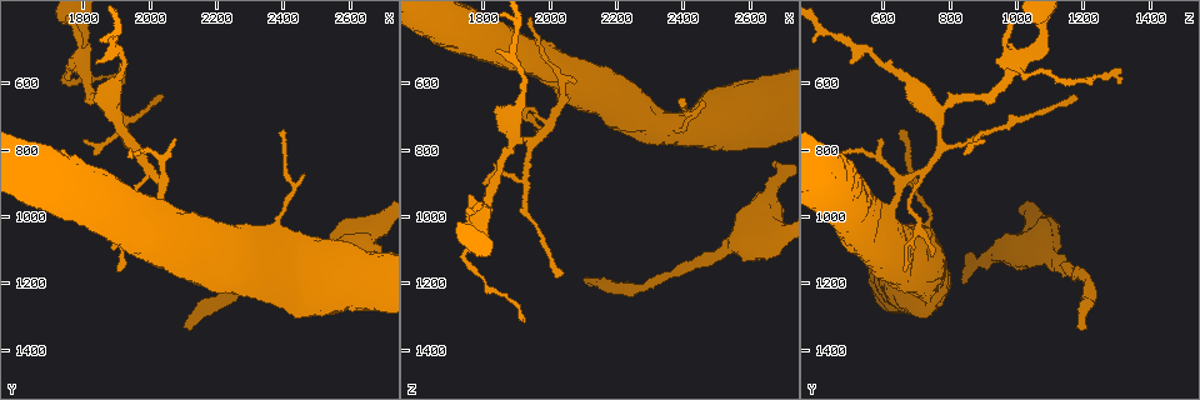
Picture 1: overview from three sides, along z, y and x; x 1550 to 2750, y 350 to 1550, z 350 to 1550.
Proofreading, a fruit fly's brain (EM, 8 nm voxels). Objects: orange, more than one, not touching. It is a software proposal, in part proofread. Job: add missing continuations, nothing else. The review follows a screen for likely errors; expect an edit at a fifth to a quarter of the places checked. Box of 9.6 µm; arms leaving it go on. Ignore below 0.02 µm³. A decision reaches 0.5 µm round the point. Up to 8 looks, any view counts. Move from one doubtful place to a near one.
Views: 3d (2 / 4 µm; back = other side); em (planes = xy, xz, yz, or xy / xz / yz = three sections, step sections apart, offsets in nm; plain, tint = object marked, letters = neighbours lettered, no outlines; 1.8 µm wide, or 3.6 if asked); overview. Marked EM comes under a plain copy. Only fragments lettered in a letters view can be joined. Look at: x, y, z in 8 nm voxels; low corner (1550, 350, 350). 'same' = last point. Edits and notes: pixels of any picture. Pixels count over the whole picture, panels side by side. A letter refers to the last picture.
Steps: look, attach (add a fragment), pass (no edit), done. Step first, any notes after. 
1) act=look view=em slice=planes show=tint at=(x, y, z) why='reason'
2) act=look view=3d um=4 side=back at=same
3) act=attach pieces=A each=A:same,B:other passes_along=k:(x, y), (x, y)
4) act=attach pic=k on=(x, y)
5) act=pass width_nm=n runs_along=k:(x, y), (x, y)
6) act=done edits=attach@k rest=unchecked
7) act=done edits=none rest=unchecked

act=look view=3d um=4 side=back at=(1830, 530, 500) why='tapers out'

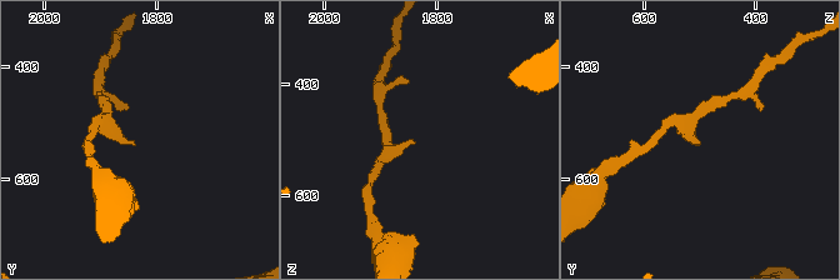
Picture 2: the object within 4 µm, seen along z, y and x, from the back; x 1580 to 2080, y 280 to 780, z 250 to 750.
act=look view=em slice=xy step=16 show=letters at=(1840, 535, 500) why='shape alone is not enough'

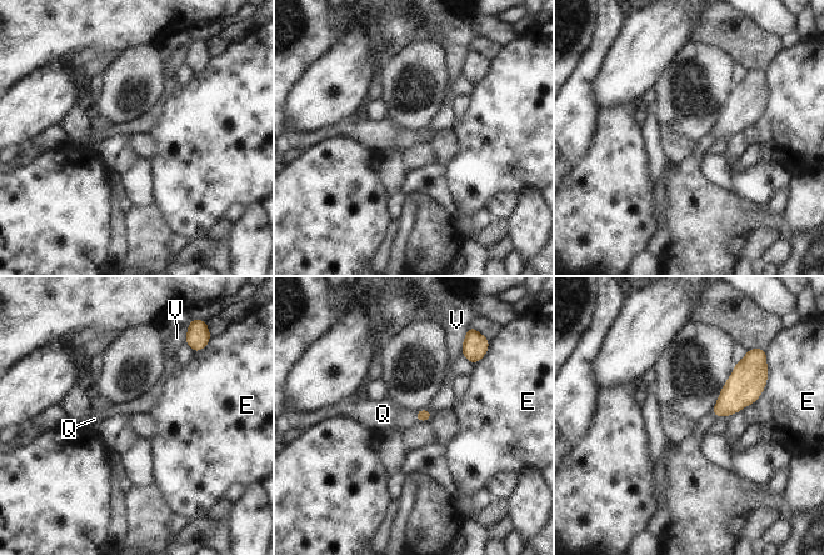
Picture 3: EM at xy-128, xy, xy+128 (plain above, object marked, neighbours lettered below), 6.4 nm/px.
act=attach pieces=Q each=E:other,Q:same,V:other passes_along=3:(422, 415), (417, 415), (383, 414) found='the neuron continues'

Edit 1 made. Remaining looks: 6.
act=look view=overview

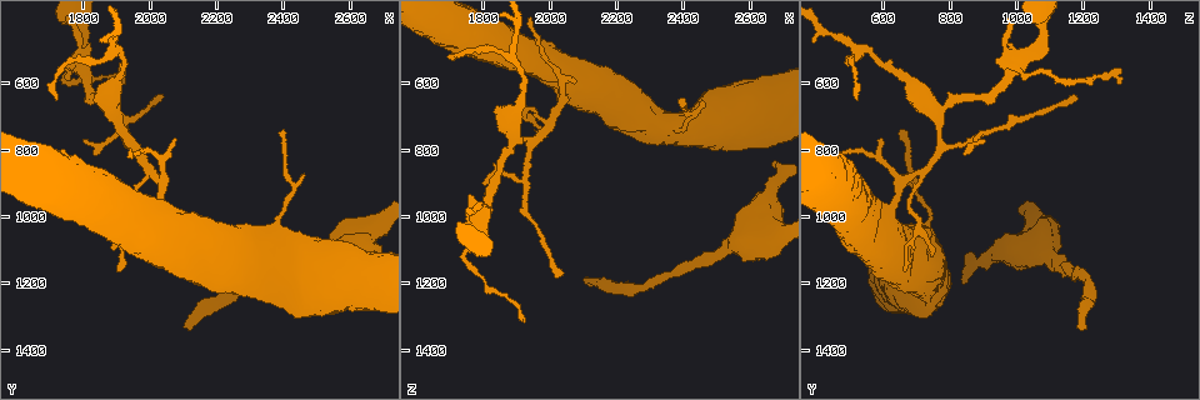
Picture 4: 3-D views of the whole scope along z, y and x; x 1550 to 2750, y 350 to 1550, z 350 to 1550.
act=look view=em slice=xy step=4 show=letters at=(2390, 750, 650) why='free end'

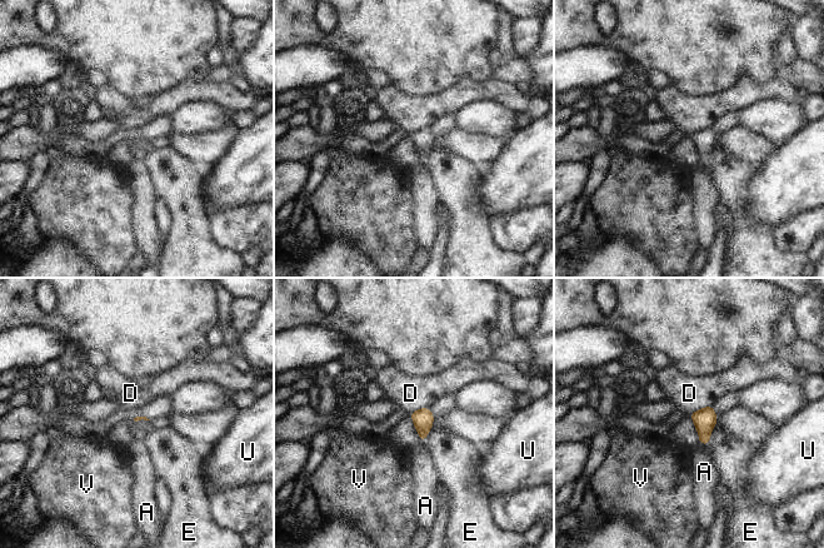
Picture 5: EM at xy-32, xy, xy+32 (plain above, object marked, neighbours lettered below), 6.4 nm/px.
act=look view=em slice=xz step=8 show=letters at=same

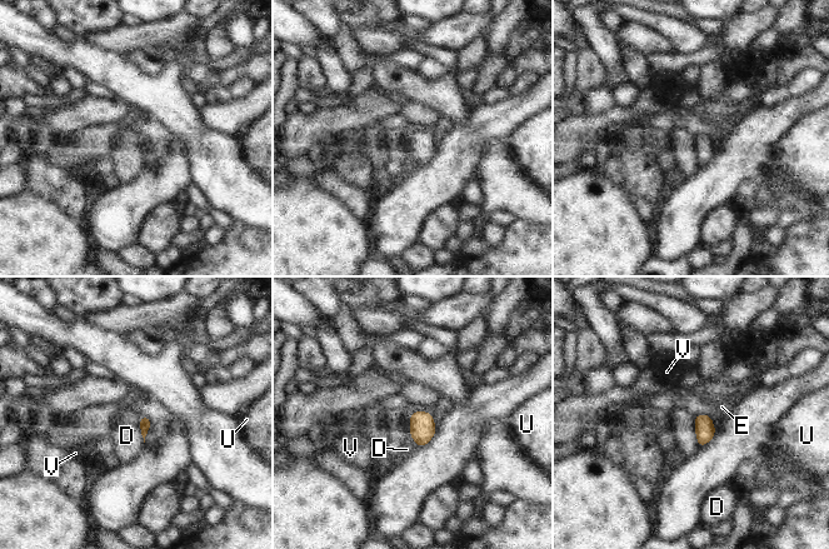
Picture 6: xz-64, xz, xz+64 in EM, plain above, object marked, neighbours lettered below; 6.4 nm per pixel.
act=pass width_nm=80 each=D:other,E:other,U:other,V:other border=6:(140, 415), (139, 429), (144, 443) found='no lettered fragment goes on from it'

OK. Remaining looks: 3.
act=look view=em slice=yz step=4 show=tint at=(2100, 1330, 1190) why='branch stops here'

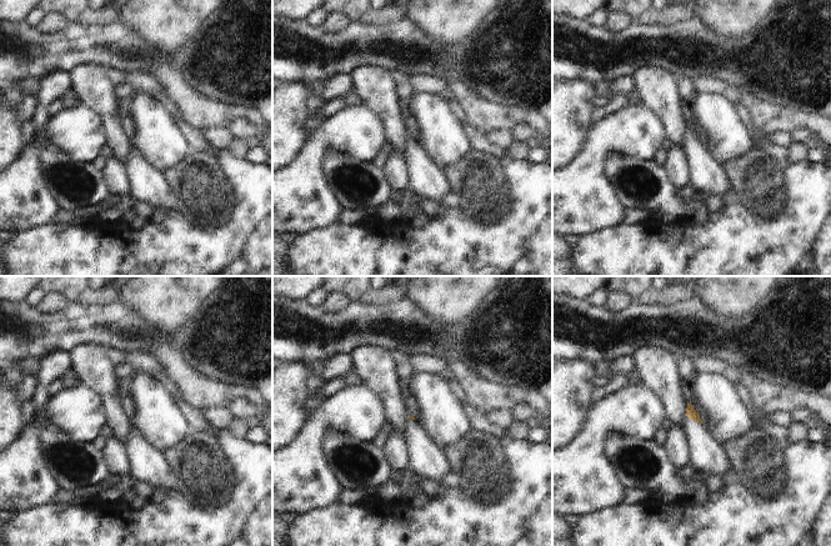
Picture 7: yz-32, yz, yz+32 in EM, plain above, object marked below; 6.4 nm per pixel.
act=look view=em slice=planes show=letters at=same why='another direction'

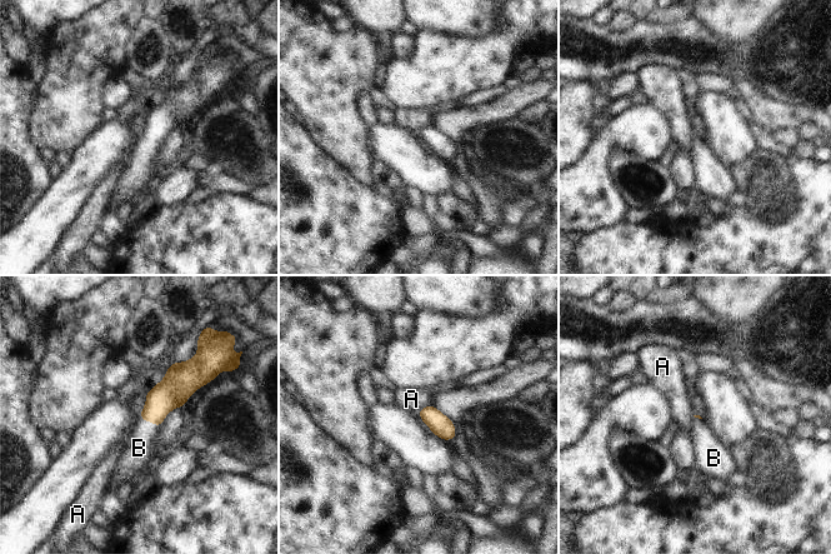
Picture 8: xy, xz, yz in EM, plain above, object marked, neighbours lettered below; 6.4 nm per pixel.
act=attach pieces=B each=A:other,B:same passes_along=8:(173, 392), (148, 420), (139, 448) found='it goes on there'

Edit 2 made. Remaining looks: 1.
act=done edits=attach@3,attach@8 rest=unchecked

